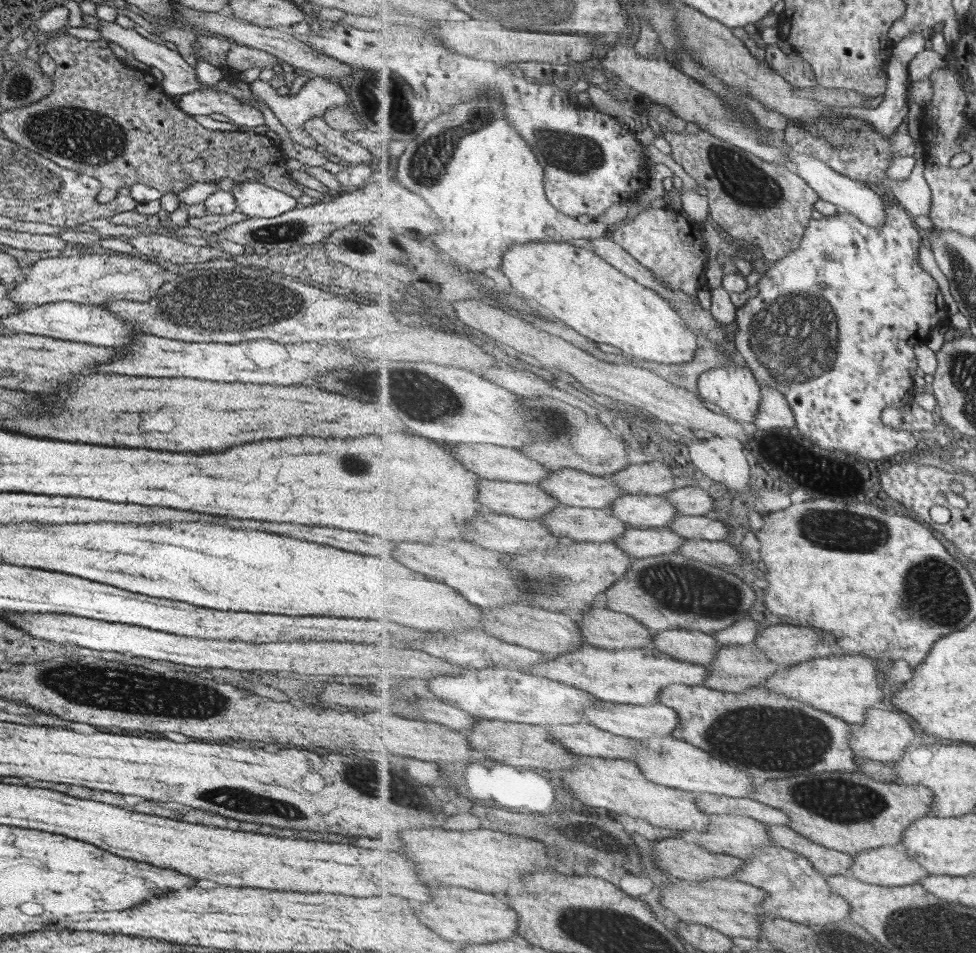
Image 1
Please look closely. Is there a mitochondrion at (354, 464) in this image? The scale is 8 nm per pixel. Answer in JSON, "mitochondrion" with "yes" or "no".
{"mitochondrion":"yes"}

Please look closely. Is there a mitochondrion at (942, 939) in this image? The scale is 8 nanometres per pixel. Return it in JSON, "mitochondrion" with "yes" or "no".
{"mitochondrion":"yes"}

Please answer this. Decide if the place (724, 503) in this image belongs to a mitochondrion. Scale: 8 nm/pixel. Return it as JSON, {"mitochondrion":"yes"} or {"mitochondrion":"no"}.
{"mitochondrion":"no"}

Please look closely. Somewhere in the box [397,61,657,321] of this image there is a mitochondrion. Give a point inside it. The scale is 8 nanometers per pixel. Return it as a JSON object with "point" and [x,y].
{"point":[437,147]}

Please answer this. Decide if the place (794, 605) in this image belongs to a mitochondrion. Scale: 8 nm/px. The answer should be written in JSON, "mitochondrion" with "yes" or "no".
{"mitochondrion":"no"}

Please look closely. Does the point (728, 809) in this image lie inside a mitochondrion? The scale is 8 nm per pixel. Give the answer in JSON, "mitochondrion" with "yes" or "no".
{"mitochondrion":"no"}

